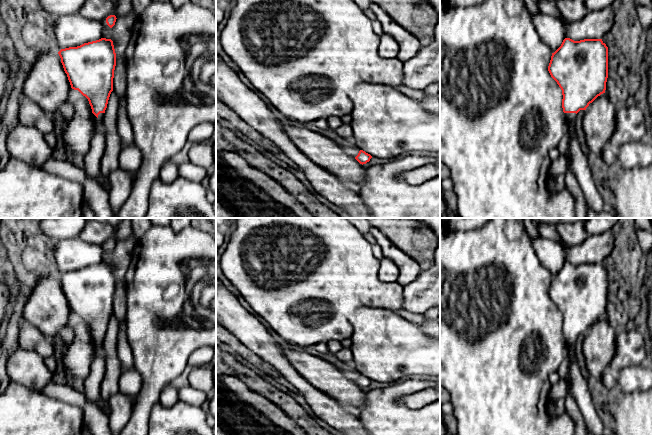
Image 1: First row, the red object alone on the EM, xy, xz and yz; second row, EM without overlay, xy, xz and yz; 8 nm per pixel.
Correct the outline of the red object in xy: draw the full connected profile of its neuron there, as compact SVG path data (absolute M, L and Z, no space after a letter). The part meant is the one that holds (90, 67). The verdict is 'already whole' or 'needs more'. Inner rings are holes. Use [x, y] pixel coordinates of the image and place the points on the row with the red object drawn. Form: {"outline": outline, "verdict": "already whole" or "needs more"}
{"outline": "M101 38L77 47L61 49L58 54L71 88L88 99L96 119L96 132L88 153L83 157L83 167L94 181L109 192L111 184L108 176L101 173L100 162L106 141L102 121L113 91L116 66L113 41Z", "verdict": "needs more"}

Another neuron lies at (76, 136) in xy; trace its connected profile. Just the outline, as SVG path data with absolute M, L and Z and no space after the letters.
M85 96L74 103L74 108L74 113L66 119L63 130L59 132L59 141L69 153L85 156L96 132L96 119Z

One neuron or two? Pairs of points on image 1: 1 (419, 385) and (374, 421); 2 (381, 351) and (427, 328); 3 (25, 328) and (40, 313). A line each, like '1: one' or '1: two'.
1: one
2: two
3: two

